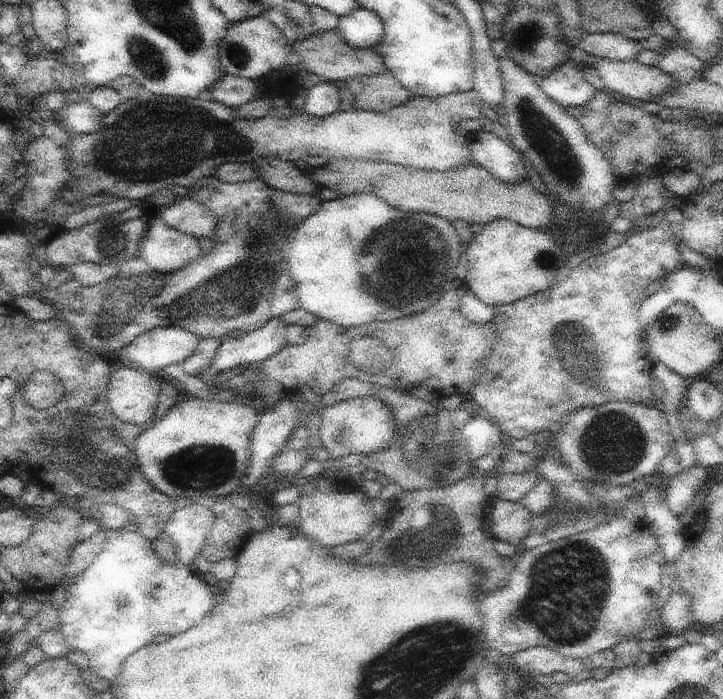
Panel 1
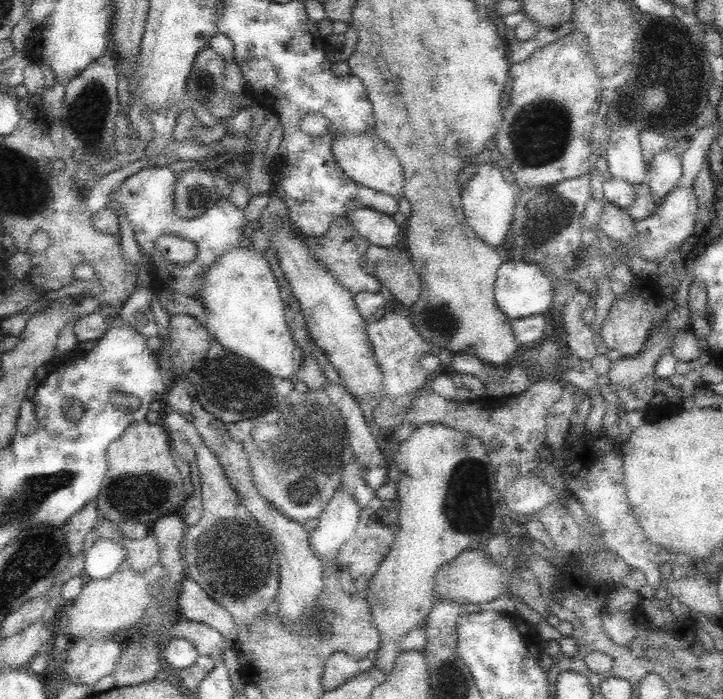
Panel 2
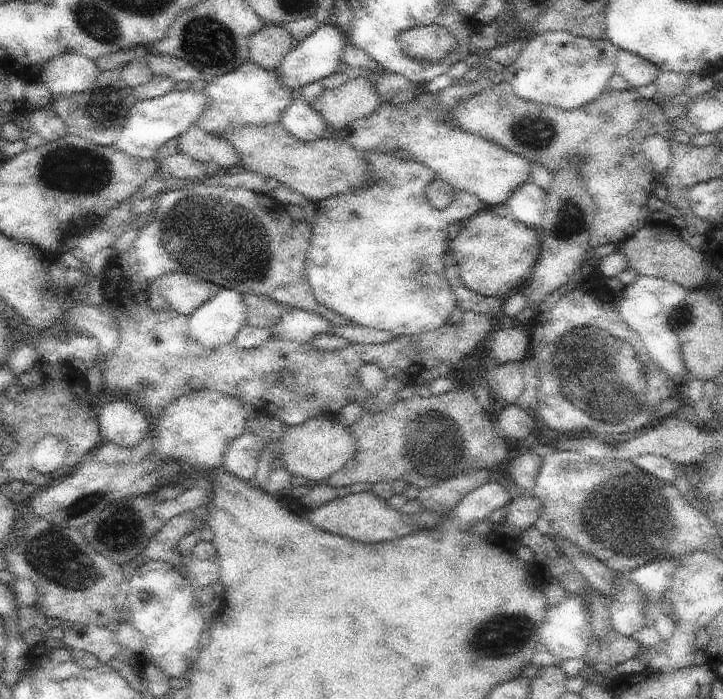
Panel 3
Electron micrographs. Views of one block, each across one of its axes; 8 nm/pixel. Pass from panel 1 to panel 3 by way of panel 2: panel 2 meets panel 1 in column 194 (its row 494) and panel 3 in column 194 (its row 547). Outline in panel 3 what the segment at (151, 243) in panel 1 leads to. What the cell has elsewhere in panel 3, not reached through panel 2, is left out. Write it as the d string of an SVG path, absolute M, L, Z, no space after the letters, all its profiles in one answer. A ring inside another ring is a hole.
M186 272L166 274L156 281L154 287L175 312L186 317L194 315L219 290L213 283Z

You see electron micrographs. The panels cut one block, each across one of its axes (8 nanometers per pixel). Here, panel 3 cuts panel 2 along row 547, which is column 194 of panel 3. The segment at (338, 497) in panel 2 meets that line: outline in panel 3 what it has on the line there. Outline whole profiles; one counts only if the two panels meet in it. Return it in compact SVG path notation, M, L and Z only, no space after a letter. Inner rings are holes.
M220 287L218 293L188 317L189 334L203 348L231 344L245 328L246 304L234 289Z

